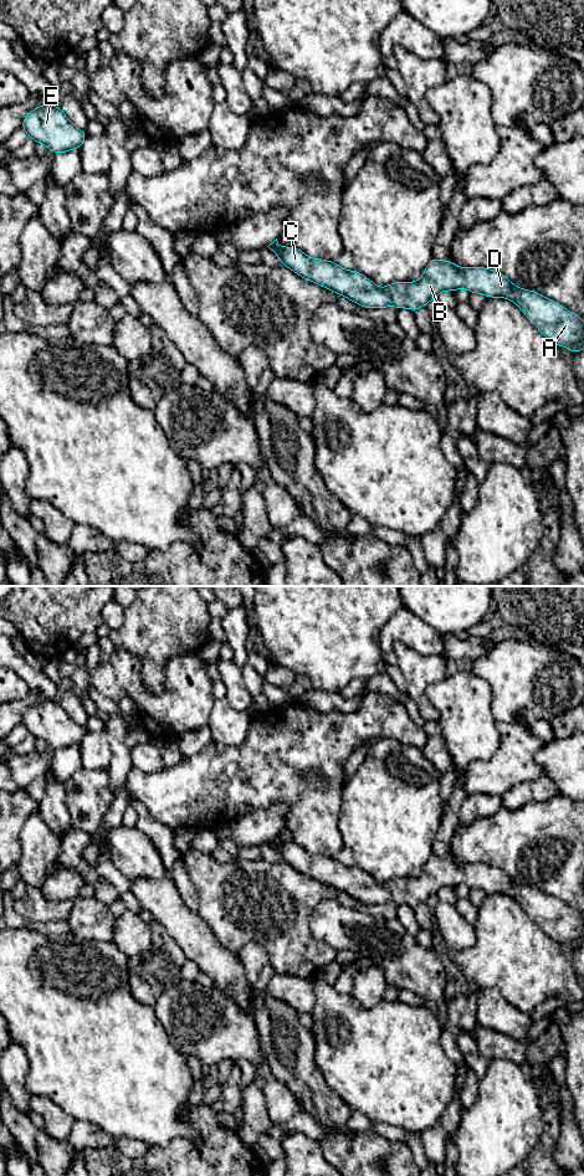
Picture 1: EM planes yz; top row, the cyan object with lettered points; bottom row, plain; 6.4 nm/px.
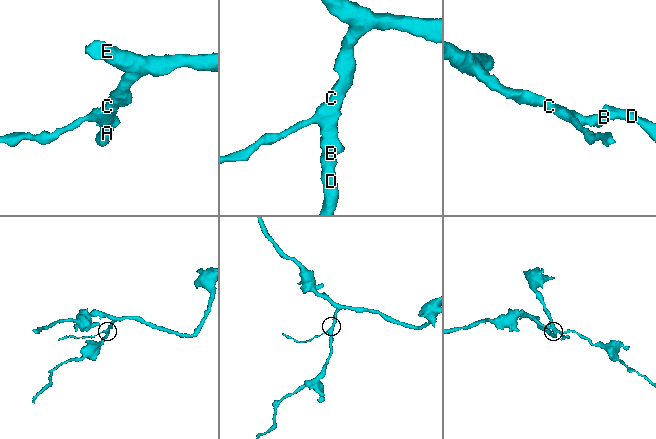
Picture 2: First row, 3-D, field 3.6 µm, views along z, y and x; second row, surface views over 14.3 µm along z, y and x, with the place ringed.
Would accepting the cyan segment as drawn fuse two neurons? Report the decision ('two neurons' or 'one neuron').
one neuron

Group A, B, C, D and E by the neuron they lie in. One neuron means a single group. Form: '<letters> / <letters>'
A B C D E

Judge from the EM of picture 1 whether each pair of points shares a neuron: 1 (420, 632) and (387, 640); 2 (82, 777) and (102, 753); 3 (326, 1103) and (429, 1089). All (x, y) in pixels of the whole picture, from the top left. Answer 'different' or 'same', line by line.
1: same
2: different
3: different

